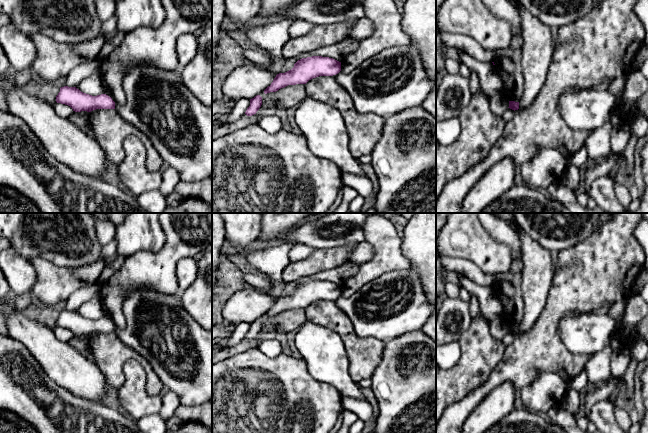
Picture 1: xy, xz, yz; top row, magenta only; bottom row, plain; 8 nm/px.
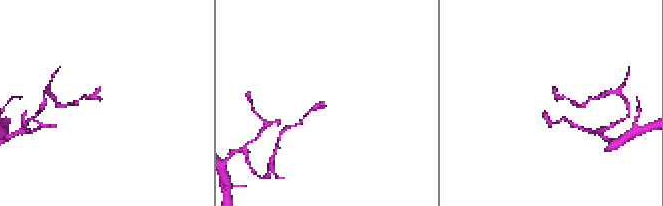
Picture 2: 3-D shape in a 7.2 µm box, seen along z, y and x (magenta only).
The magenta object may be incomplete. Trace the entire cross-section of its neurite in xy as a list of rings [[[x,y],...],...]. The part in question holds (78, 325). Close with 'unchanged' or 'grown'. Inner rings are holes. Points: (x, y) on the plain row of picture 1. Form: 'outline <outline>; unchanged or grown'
outline [[[68,310],[60,312],[56,326],[70,330],[75,336],[115,333],[115,326],[106,318],[92,320],[81,316],[76,311]]]; unchanged

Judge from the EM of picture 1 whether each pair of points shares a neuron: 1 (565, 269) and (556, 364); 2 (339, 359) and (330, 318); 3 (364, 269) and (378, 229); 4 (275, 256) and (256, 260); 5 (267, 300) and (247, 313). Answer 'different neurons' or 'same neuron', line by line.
1: same neuron
2: different neurons
3: same neuron
4: same neuron
5: same neuron

